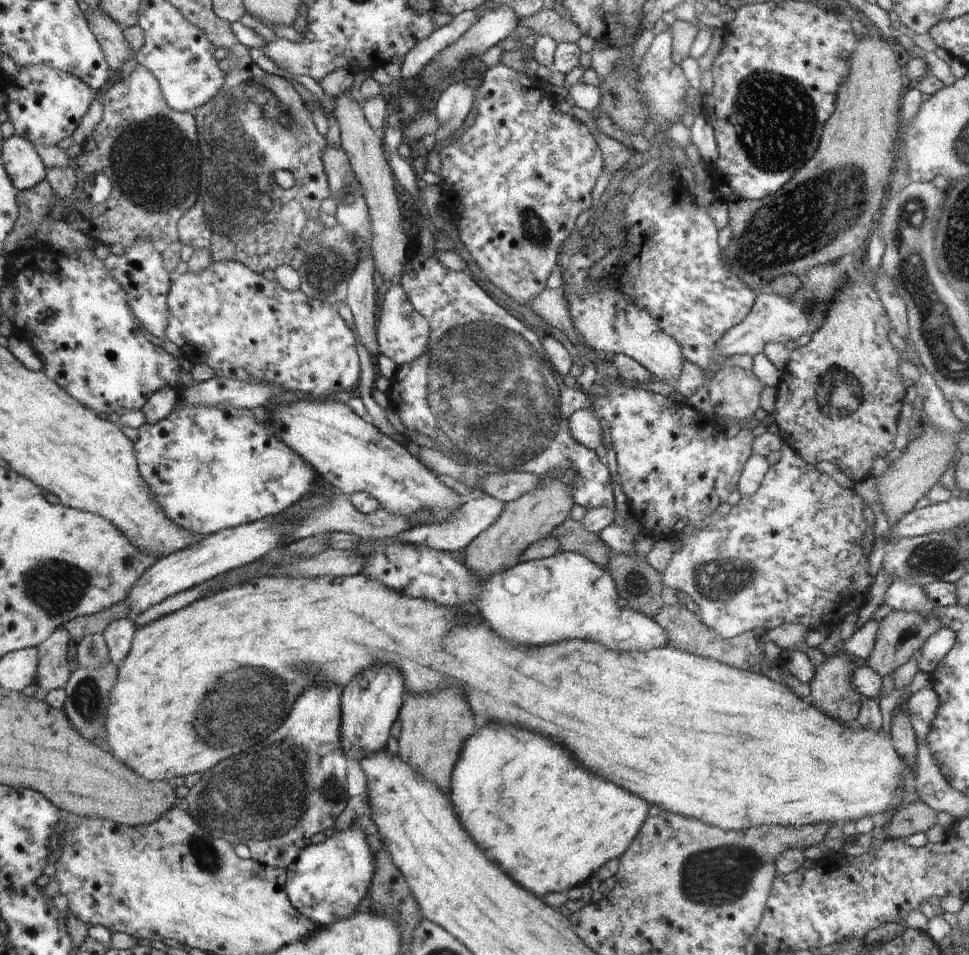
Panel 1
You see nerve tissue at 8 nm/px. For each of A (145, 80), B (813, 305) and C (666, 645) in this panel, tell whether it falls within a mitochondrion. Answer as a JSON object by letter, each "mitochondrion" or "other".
{"A":"other","B":"mitochondrion","C":"other"}

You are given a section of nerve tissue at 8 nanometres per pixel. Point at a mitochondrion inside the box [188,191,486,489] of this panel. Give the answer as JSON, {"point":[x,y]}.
{"point":[326,271]}

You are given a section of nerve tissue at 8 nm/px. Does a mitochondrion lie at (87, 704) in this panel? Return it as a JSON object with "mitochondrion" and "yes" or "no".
{"mitochondrion":"yes"}

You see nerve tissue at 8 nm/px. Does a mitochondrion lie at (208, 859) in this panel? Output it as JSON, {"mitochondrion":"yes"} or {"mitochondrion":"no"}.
{"mitochondrion":"yes"}

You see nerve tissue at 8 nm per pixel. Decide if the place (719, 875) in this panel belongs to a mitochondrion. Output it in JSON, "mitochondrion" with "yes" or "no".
{"mitochondrion":"yes"}

